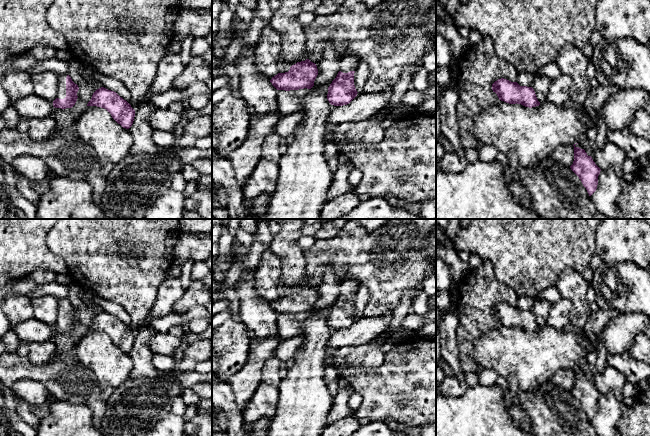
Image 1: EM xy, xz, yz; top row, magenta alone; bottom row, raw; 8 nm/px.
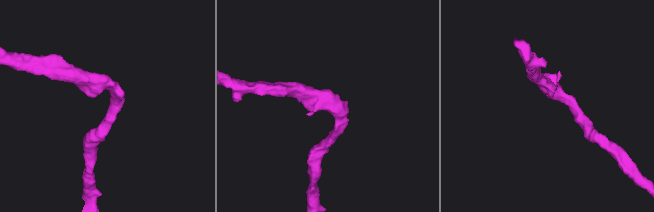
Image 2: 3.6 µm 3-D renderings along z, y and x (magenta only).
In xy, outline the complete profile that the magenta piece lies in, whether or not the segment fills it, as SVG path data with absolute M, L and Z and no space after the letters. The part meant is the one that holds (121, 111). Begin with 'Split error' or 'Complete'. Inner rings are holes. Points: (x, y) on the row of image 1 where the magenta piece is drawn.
Complete. M104 87L97 89L93 93L87 106L97 106L106 109L123 128L129 129L133 124L135 110L116 92Z

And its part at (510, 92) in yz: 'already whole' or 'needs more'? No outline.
already whole

